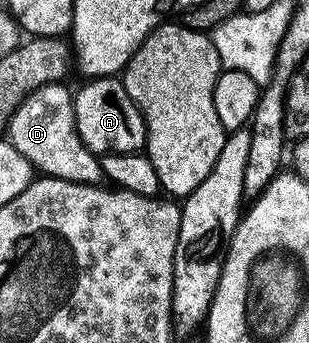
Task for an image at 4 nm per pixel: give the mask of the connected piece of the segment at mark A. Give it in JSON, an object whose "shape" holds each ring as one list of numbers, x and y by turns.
{"shape":[[117,77,95,79,84,84,81,92,76,92,74,103,75,121,77,122,78,137,91,154,98,157,107,155,136,155,146,150,148,129,145,124,144,113,137,107,135,101,128,96,122,80]]}

